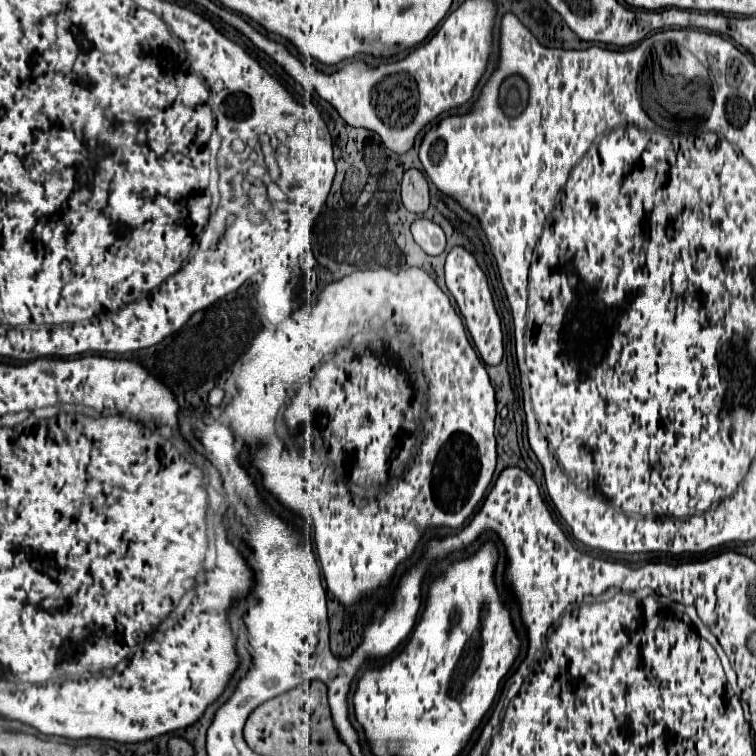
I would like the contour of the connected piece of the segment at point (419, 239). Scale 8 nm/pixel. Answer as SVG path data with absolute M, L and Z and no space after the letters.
M420 218L412 224L412 236L416 240L416 244L430 256L438 256L444 252L446 248L446 236L442 232L442 228L438 224L434 224L432 220Z

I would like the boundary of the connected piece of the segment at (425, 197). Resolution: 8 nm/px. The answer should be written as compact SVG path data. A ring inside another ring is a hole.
M408 170L402 180L402 204L406 210L414 214L424 214L430 206L430 194L428 194L428 182L422 172Z

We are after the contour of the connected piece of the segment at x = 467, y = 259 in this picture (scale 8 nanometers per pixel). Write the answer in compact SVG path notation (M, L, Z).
M456 246L450 250L448 258L446 258L446 286L450 290L450 294L454 296L460 314L464 316L466 328L474 340L474 346L478 348L478 354L482 358L484 364L494 366L500 364L502 356L504 356L504 346L502 346L502 324L500 318L494 310L494 302L492 302L492 292L488 288L486 276L480 270L476 258L464 250L462 246Z

